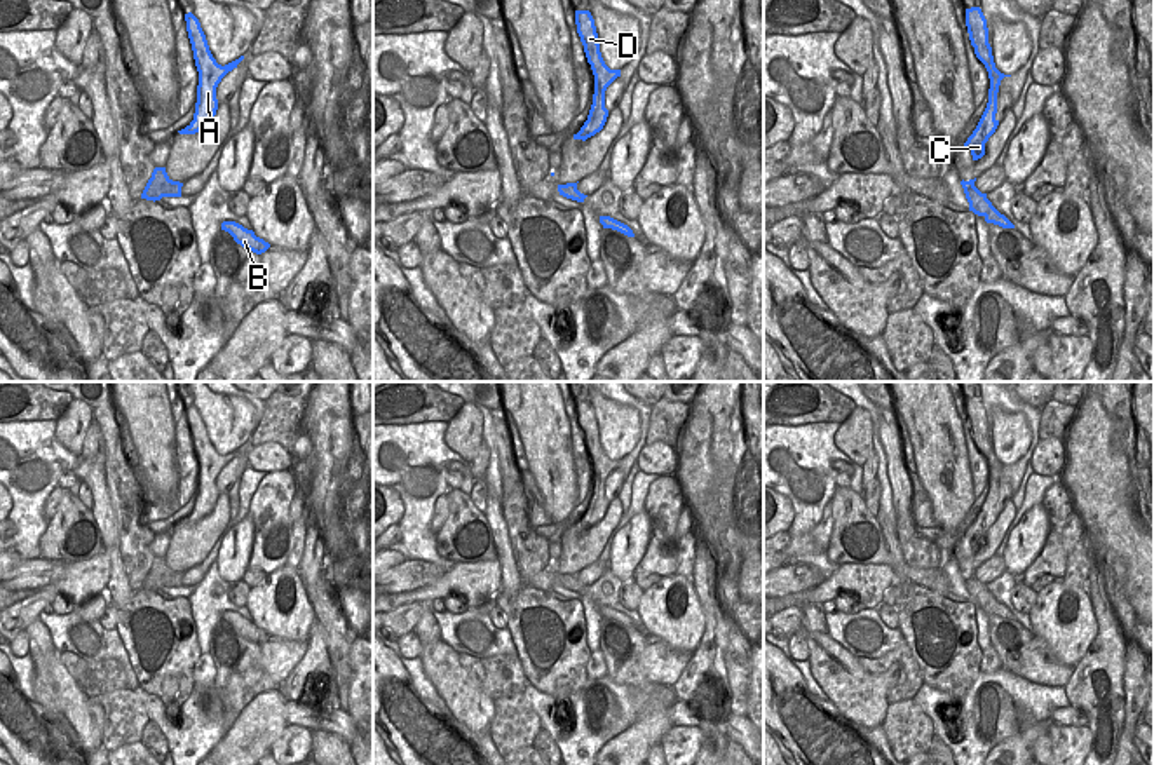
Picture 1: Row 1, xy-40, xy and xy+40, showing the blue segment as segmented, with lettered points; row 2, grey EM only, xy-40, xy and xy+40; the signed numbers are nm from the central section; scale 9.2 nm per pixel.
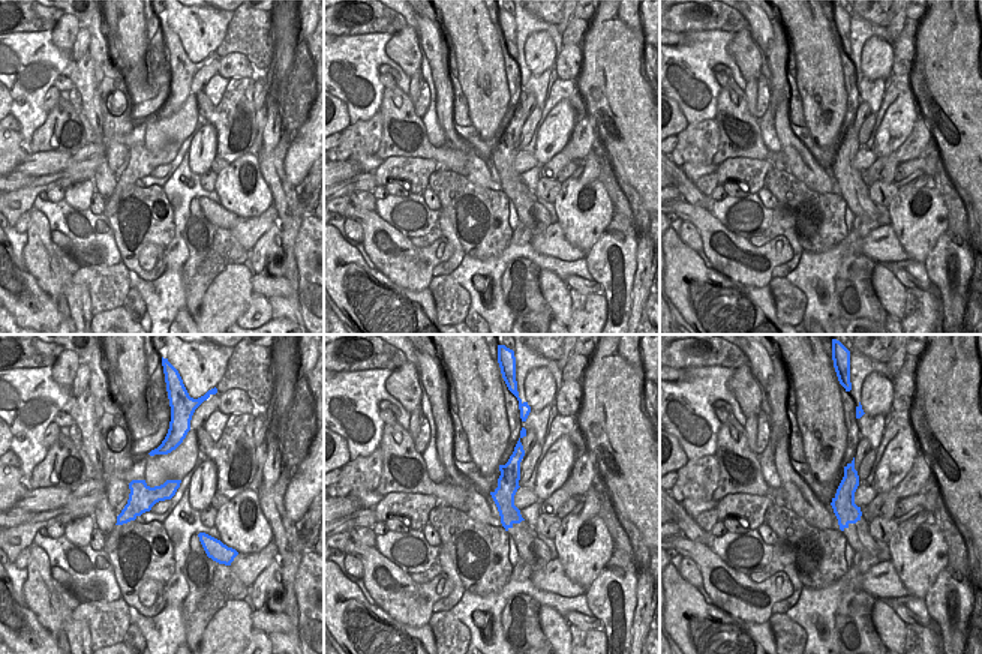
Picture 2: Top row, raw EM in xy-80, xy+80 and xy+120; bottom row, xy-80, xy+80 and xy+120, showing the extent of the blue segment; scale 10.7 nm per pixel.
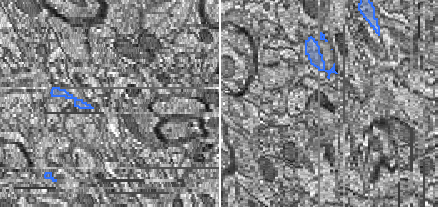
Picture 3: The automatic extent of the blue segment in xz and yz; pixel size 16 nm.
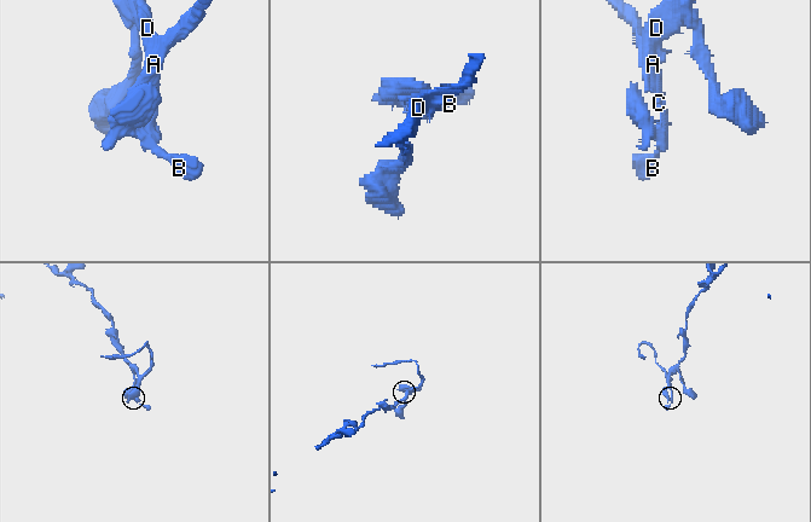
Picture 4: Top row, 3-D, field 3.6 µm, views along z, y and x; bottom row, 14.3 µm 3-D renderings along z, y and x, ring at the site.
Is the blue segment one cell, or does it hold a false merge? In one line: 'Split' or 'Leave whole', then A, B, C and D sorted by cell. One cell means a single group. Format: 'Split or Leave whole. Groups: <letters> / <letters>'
Leave whole. Groups: A B C D

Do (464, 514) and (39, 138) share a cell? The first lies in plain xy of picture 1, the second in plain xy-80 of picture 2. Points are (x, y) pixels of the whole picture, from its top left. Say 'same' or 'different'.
same

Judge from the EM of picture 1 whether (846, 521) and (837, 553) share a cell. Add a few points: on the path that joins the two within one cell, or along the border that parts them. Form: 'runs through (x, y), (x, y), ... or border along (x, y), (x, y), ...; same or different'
runs through (842, 528), (839, 546); same

